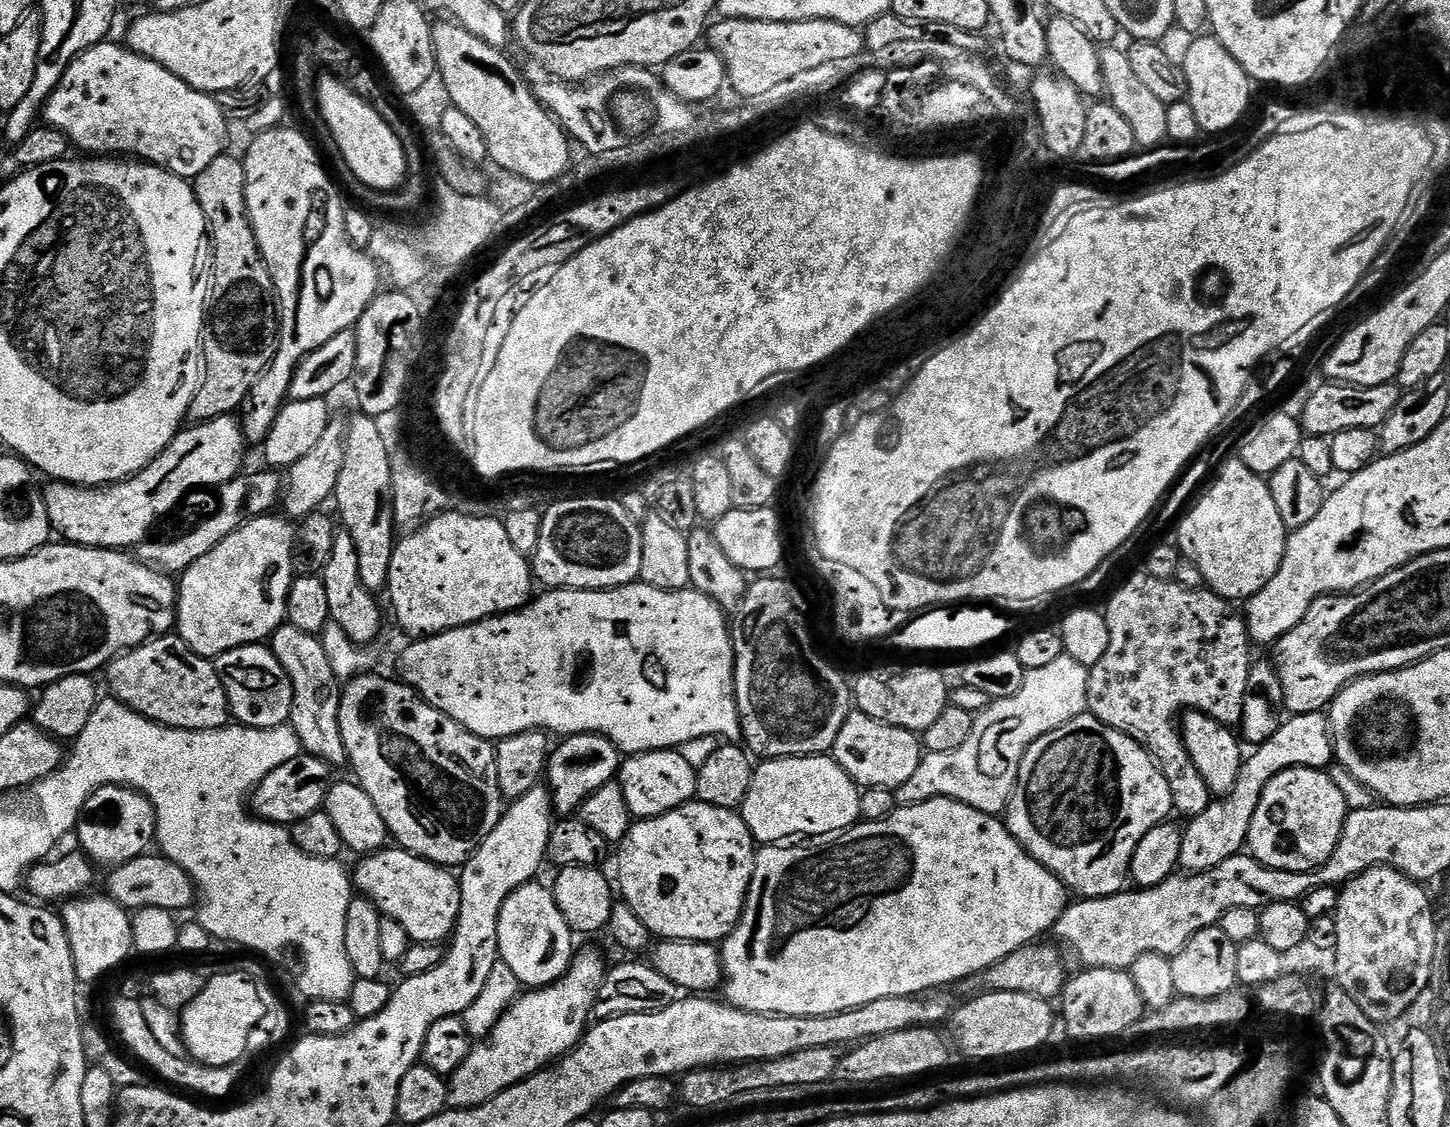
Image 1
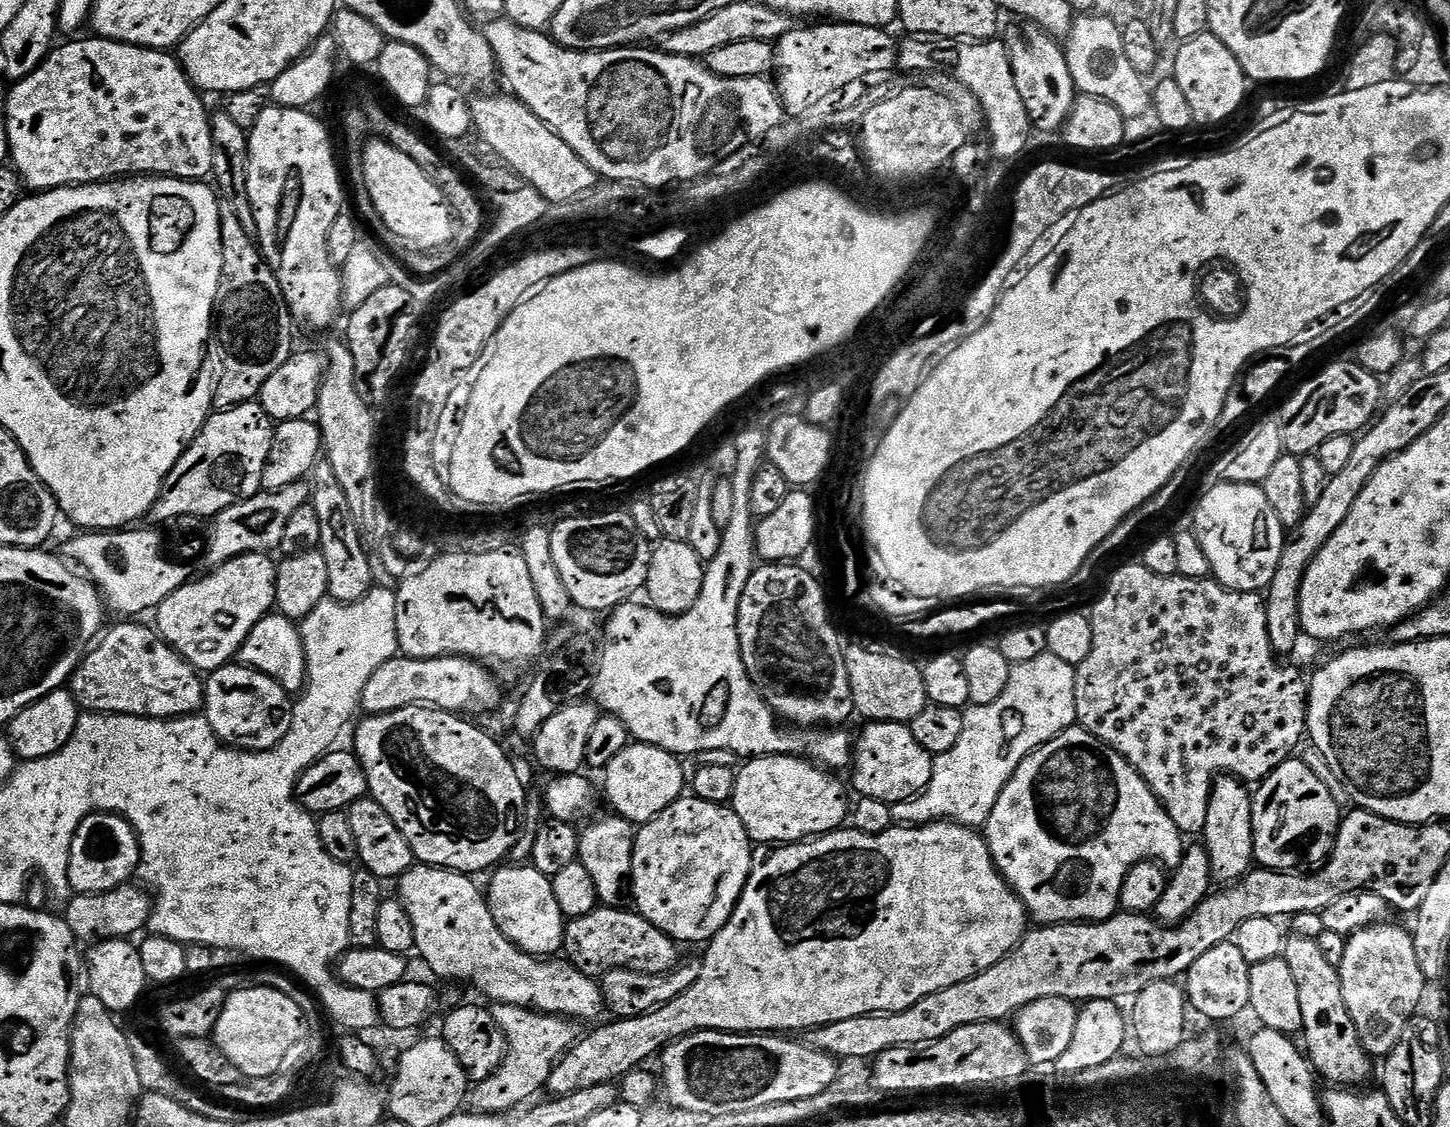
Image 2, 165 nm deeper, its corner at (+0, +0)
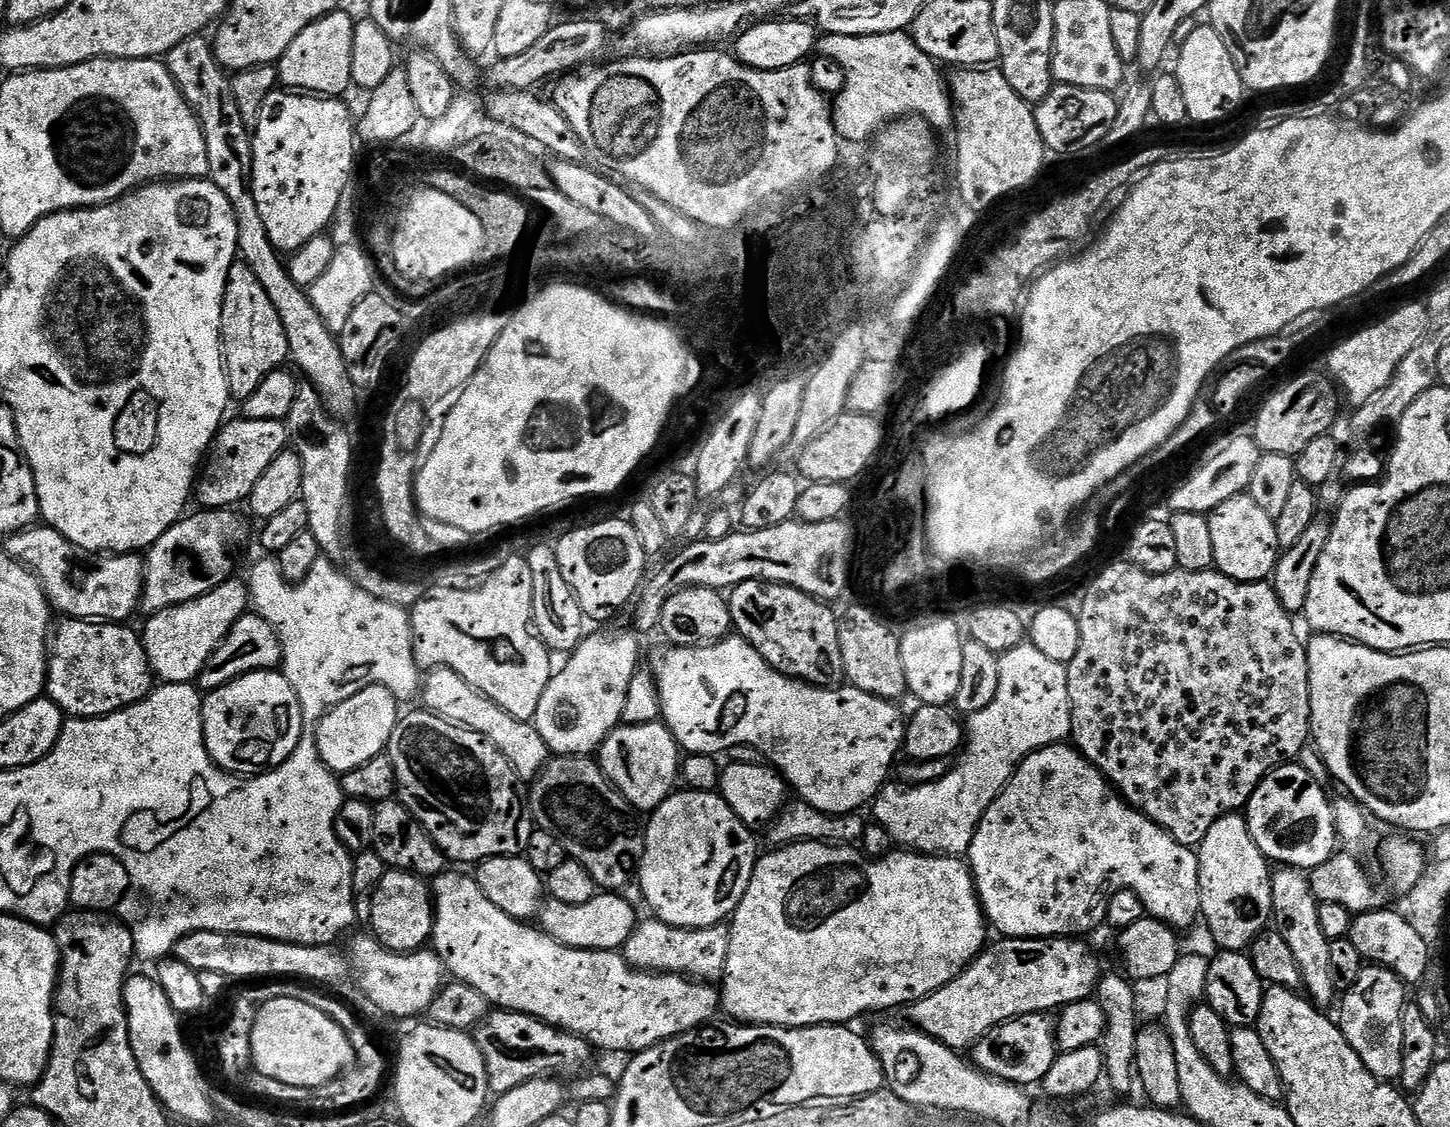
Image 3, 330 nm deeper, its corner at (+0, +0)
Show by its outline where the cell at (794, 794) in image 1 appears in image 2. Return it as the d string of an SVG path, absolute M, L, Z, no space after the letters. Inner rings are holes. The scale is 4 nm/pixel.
M757 756L737 771L730 807L738 814L742 826L746 826L749 840L756 844L798 844L845 827L850 816L850 800L848 804L844 784L836 776L839 775L802 756Z

